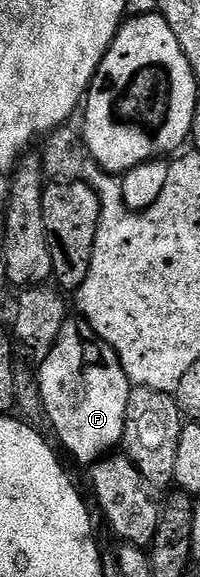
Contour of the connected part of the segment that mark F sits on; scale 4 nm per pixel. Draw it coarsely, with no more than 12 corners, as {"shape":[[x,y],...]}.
{"shape":[[67,318],[36,379],[61,451],[121,445],[131,382],[112,346]]}

